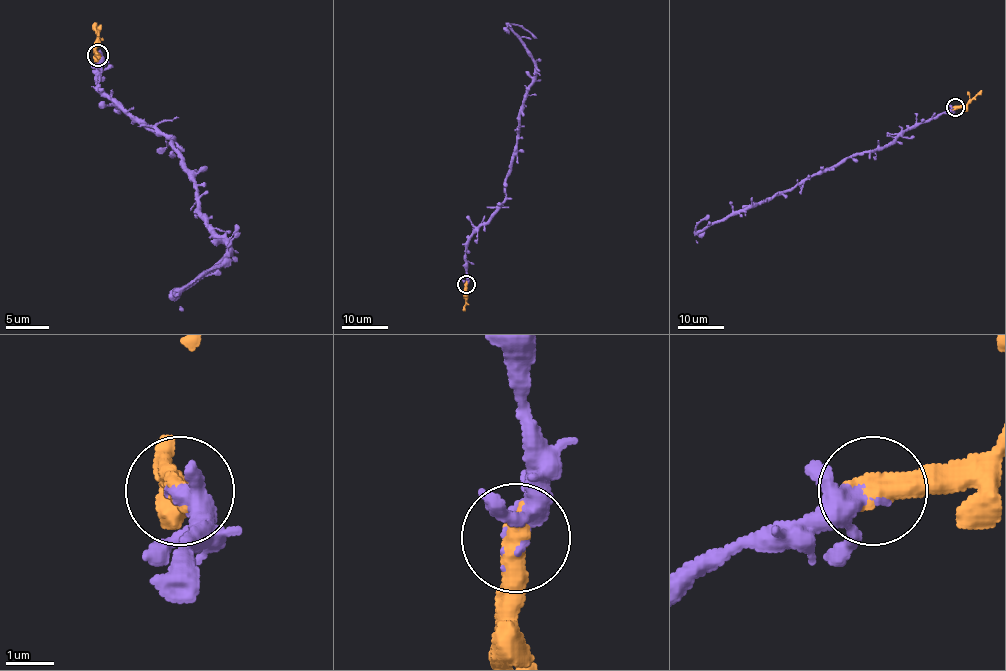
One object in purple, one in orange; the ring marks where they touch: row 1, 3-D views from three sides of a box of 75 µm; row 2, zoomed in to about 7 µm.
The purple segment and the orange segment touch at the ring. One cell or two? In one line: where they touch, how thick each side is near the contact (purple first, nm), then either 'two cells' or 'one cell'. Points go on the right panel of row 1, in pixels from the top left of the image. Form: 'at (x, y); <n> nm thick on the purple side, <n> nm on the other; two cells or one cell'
at (955, 107); 280 nm thick on the purple side, 550 nm on the other; one cell

